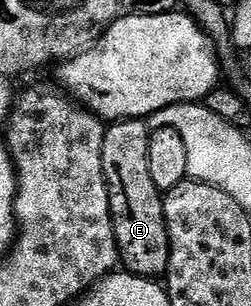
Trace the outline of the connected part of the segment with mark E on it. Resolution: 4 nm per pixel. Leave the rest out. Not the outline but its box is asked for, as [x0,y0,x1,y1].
[103,120,171,278]

